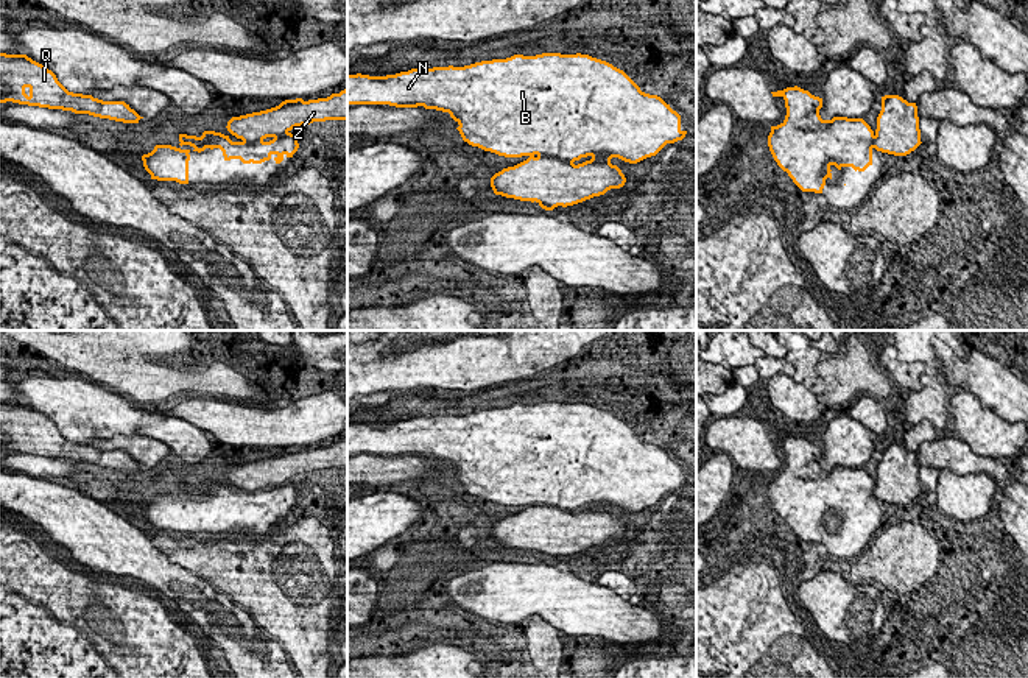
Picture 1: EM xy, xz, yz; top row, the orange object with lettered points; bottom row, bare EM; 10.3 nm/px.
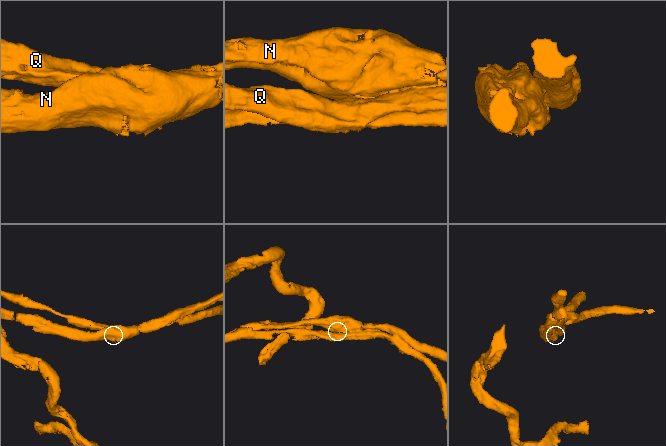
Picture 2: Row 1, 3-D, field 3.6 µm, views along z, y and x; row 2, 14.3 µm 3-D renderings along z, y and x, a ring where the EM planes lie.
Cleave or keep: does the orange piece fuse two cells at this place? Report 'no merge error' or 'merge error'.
merge error

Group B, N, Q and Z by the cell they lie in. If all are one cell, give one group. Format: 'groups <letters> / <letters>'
groups B N / Q Z

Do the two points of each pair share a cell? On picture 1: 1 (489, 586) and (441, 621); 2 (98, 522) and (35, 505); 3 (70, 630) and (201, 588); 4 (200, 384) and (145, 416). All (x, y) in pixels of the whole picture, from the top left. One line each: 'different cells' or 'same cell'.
1: different cells
2: same cell
3: different cells
4: different cells

